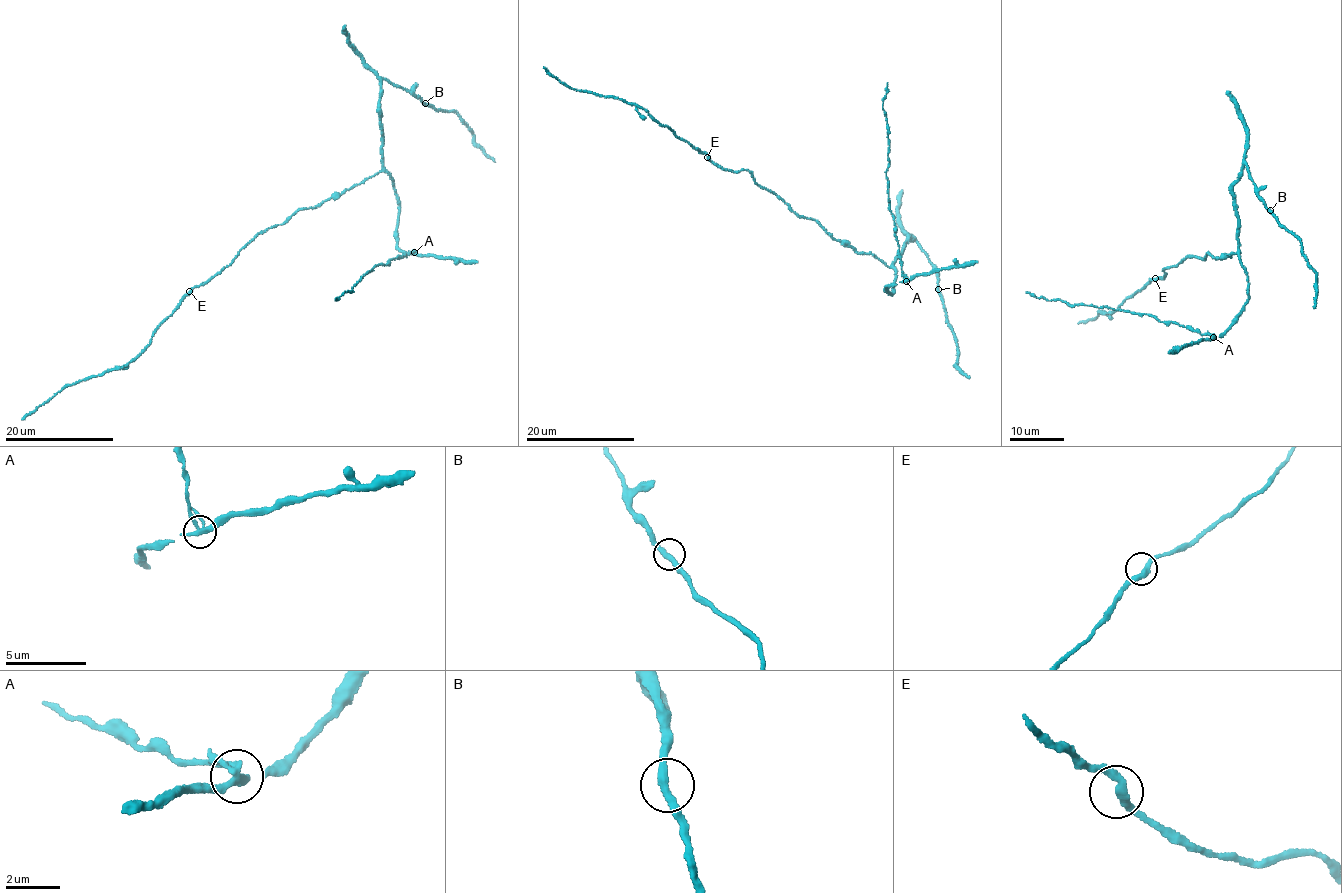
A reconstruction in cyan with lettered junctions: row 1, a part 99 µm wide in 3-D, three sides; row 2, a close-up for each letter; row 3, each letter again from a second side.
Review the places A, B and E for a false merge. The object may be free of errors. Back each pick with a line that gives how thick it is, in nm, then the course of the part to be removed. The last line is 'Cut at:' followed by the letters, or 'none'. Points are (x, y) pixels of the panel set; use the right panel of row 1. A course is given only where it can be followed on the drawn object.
A: 320 nm thick; foreign part runs (1213, 337), (1177, 323), (1158, 321), (1150, 315), (1067, 304), (1026, 292)
Cut at: A

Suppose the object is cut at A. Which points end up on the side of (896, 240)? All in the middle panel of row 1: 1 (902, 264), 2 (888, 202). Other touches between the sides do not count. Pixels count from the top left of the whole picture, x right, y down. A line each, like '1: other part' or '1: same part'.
1: same part
2: same part

